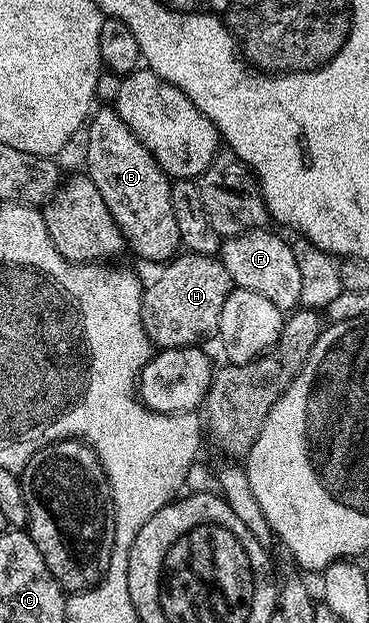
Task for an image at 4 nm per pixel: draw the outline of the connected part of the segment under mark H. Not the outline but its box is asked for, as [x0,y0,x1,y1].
[140,251,234,349]

